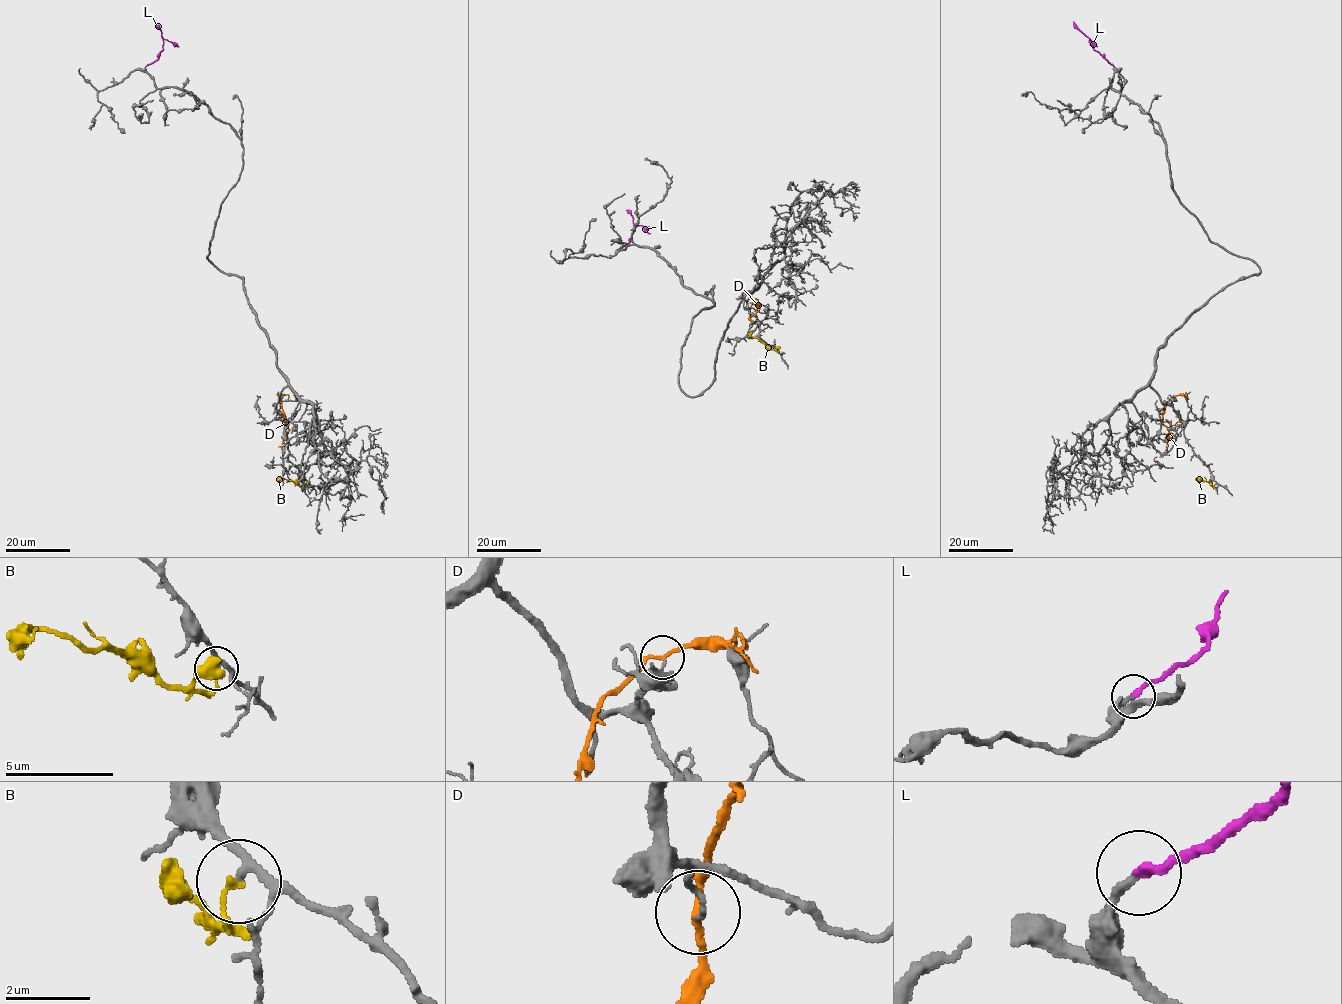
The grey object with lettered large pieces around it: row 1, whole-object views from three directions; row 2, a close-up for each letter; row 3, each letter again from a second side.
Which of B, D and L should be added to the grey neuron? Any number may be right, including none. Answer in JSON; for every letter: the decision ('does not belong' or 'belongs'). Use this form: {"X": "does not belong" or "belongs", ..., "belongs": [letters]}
{"B": "does not belong", "D": "does not belong", "L": "belongs", "belongs": ["L"]}

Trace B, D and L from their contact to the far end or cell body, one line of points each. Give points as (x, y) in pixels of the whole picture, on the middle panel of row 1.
B: (779, 352), (752, 338), (752, 331)
D: (750, 311), (750, 306), (758, 299), (760, 305), (755, 303)
L: (619, 249), (629, 241), (634, 230), (633, 218), (626, 210)

